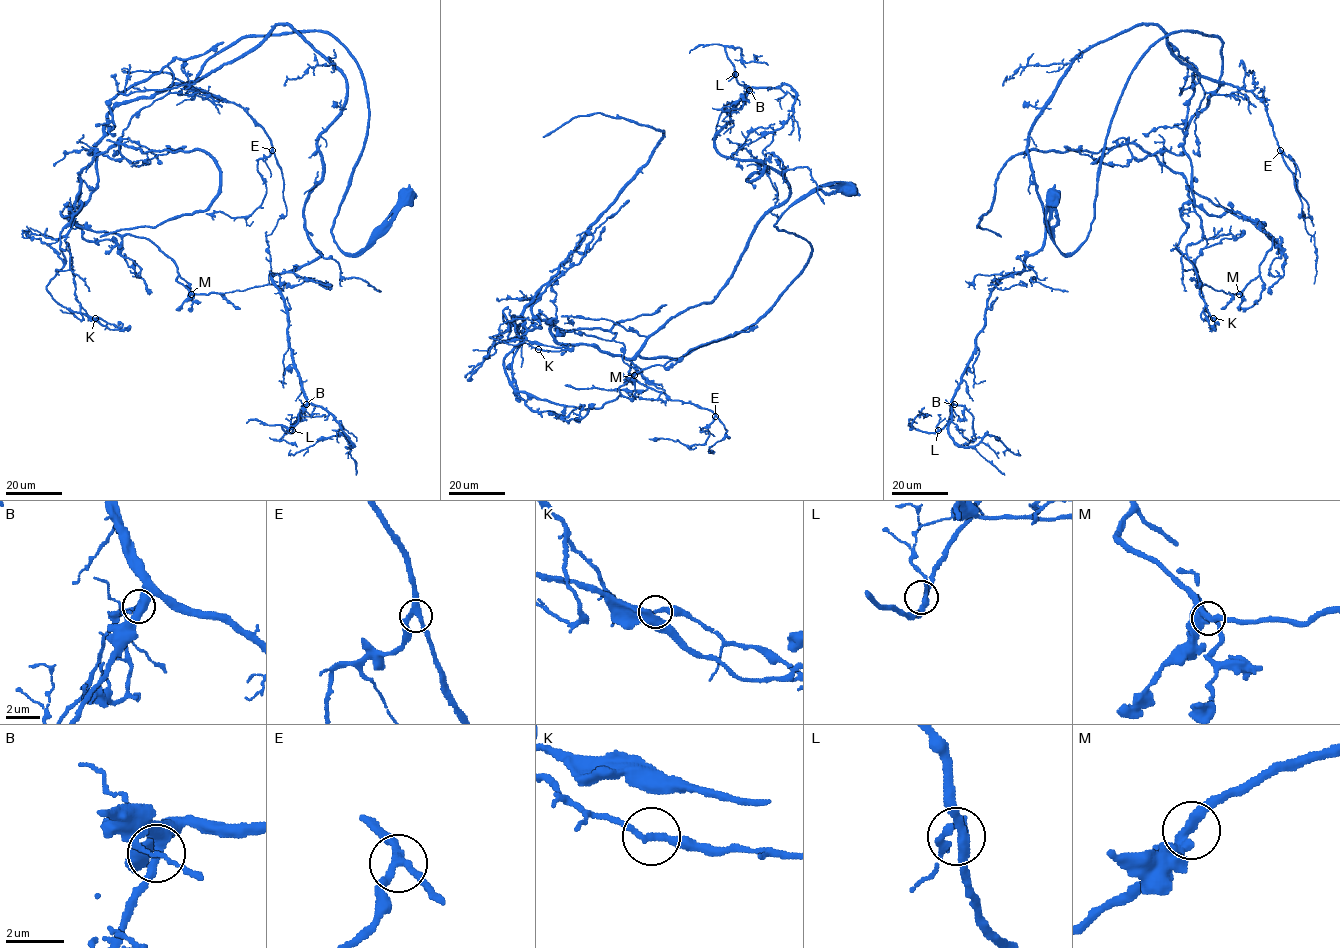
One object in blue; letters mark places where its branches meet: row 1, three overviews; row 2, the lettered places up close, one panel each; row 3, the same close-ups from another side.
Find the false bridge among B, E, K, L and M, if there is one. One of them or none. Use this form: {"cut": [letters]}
{"cut": ["K"]}

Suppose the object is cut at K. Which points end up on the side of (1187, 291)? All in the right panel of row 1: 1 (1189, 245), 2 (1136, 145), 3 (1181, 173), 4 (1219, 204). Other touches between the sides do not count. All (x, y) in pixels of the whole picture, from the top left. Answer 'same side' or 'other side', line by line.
1: same side
2: same side
3: same side
4: same side

